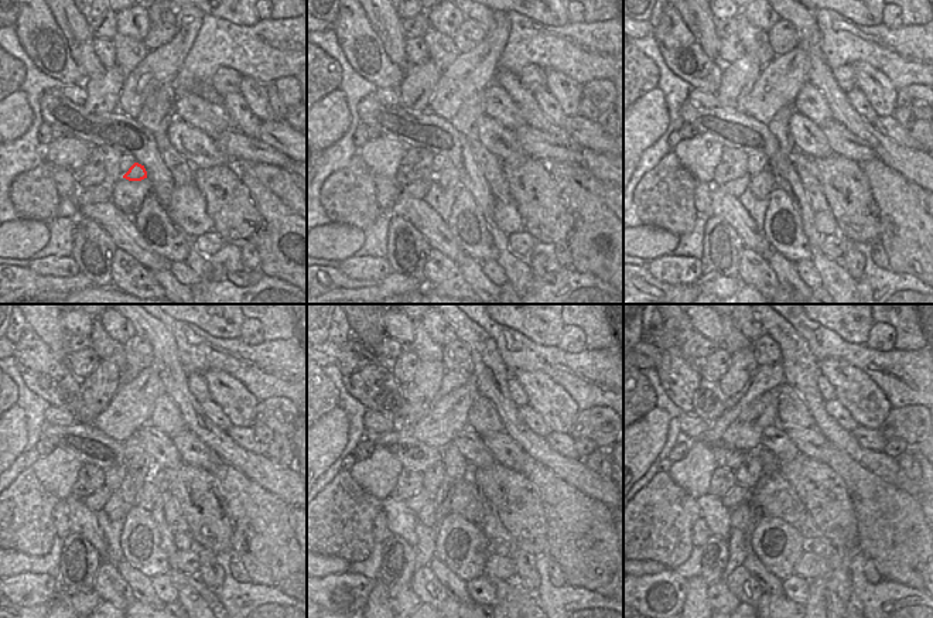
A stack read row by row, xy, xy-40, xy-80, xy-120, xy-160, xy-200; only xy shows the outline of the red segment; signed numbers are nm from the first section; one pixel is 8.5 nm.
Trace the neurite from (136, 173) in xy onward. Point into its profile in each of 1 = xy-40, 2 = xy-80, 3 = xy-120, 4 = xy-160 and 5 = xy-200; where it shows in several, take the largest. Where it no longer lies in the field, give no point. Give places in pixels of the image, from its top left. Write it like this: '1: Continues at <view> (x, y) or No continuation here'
1: Continues at xy-40 (450, 177)
2: Continues at xy-80 (762, 184)
3: Continues at xy-120 (119, 505)
4: Continues at xy-160 (437, 508)
5: Continues at xy-200 (745, 518).

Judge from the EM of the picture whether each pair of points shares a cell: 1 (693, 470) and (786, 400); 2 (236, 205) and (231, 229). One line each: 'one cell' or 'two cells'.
1: two cells
2: one cell

